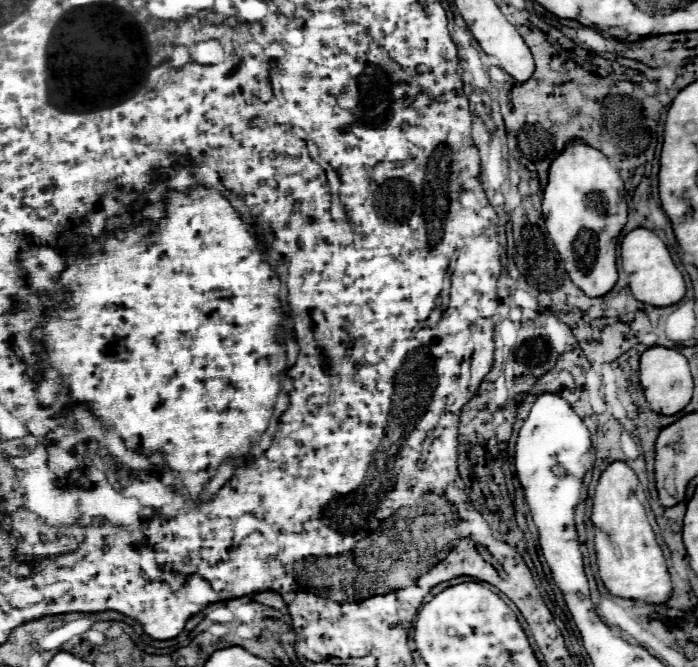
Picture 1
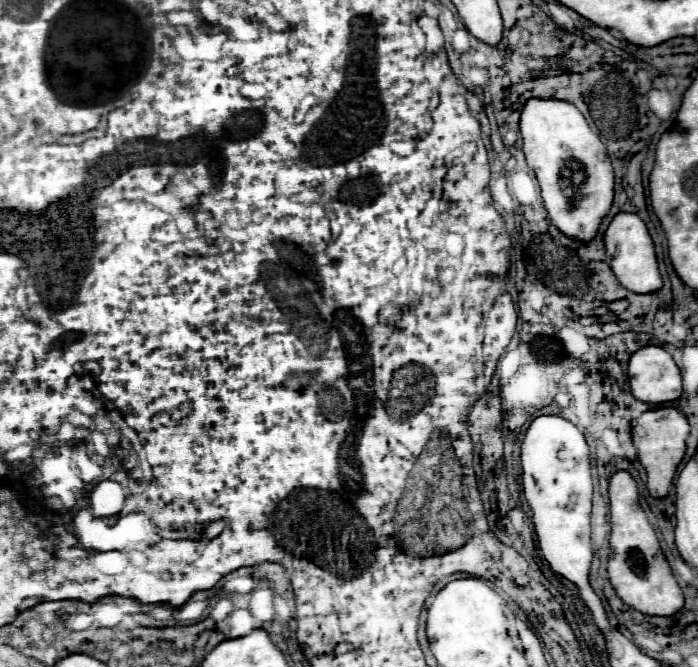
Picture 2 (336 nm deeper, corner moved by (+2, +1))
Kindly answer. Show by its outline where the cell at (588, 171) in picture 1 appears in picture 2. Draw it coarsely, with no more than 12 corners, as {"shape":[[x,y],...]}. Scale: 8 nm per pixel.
{"shape":[[556,99],[526,101],[524,155],[552,225],[590,243],[612,209],[606,145]]}

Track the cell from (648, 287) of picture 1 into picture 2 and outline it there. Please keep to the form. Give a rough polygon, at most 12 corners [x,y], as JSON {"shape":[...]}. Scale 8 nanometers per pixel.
{"shape":[[618,213],[604,235],[616,279],[632,293],[662,289],[644,221]]}

